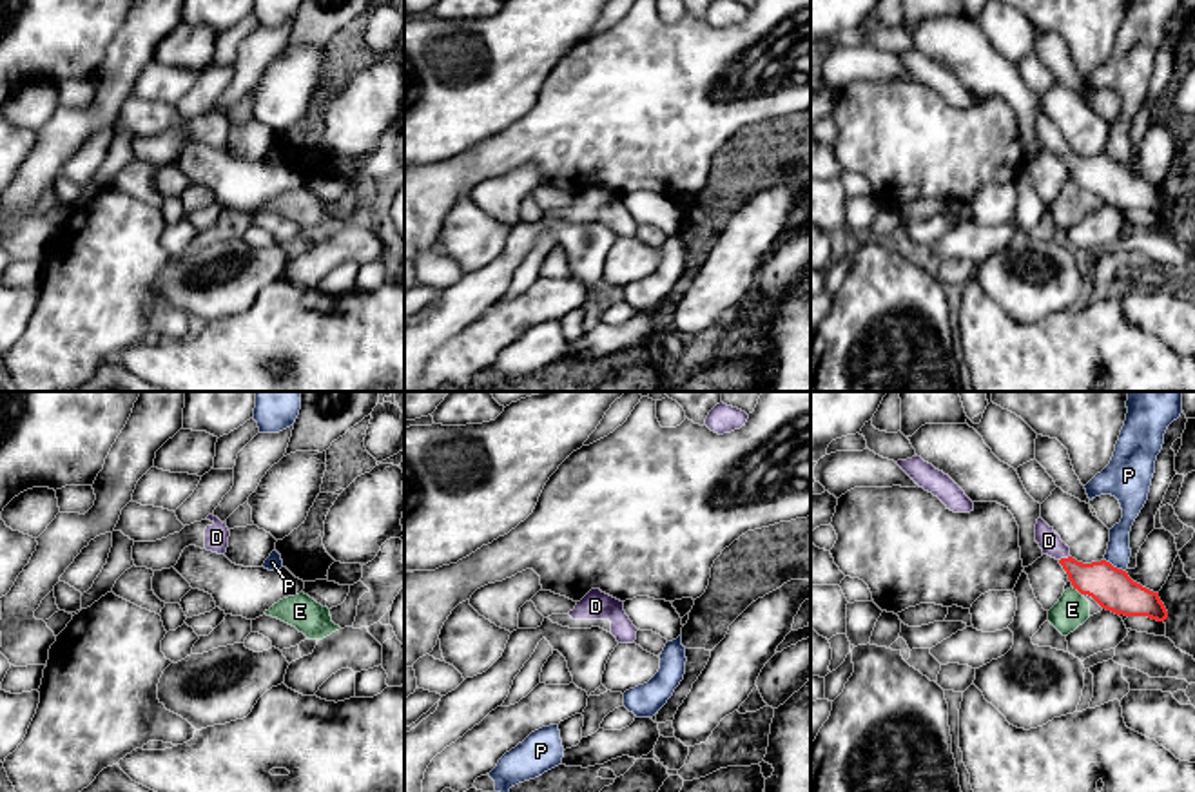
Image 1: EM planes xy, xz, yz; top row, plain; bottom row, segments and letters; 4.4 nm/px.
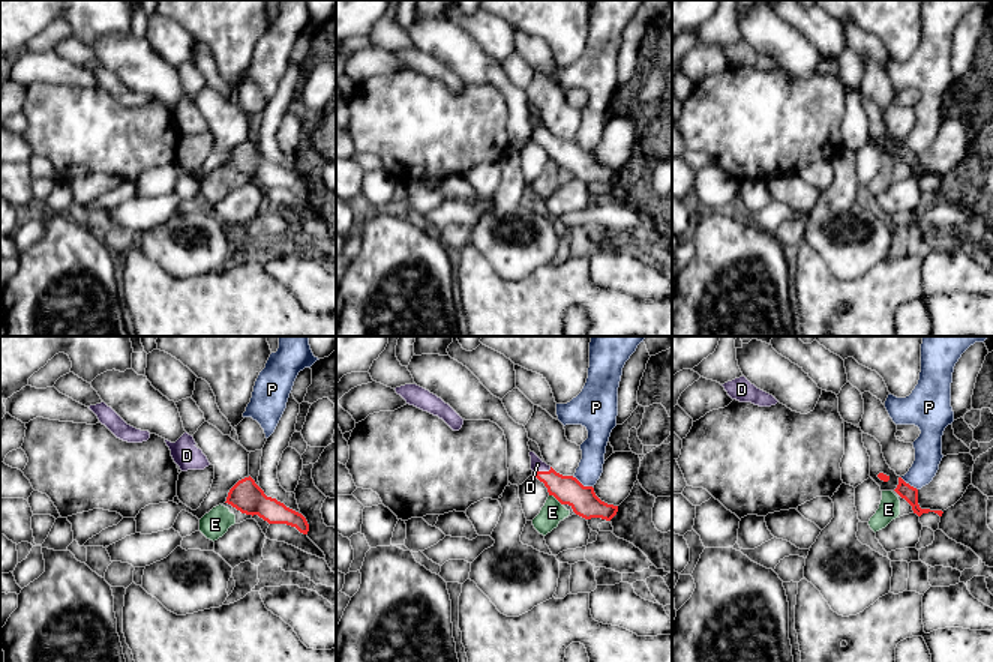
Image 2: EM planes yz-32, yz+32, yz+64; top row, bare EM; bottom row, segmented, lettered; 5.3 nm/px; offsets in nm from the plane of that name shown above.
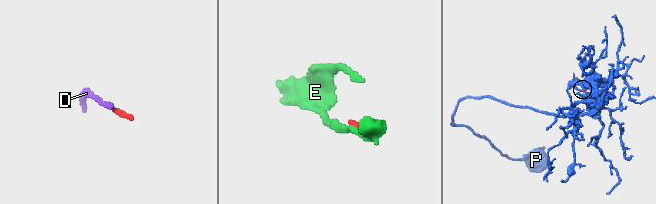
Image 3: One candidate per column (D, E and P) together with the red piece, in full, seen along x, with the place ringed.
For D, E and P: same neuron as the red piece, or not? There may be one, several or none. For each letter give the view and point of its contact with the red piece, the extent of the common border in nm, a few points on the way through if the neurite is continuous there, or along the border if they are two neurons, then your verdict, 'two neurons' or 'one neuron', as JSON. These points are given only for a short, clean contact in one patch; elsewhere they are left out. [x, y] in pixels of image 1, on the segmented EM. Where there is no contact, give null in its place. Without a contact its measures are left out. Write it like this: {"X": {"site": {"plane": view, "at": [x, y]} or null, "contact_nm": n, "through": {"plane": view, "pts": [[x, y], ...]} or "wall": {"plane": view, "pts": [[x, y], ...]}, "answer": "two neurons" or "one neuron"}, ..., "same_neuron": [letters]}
{"D": {"site": {"plane": "yz", "at": [1063, 559]}, "contact_nm": 50, "through": {"plane": "yz", "pts": [[1110, 588], [1063, 559], [1049, 540]]}, "answer": "one neuron"}, "E": {"site": {"plane": "yz", "at": [1078, 589]}, "contact_nm": 60, "wall": {"plane": "yz", "pts": [[1072, 588], [1081, 595]]}, "answer": "two neurons"}, "P": {"site": {"plane": "yz", "at": [1116, 568]}, "contact_nm": 110, "wall": {"plane": "yz", "pts": [[1105, 559], [1125, 571]]}, "answer": "two neurons"}, "same_neuron": ["D"]}

